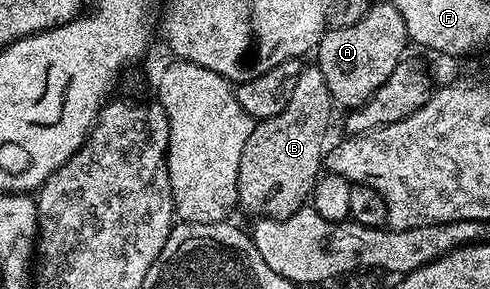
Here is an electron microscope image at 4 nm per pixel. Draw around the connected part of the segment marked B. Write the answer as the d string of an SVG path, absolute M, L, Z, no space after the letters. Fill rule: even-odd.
M317 65L303 66L296 77L296 89L292 89L292 98L276 117L268 117L255 122L248 141L245 142L244 153L241 154L238 185L238 203L240 207L253 217L264 219L287 219L292 217L301 207L307 206L314 194L320 176L324 171L324 156L328 151L326 134L330 131L330 114L336 111L336 104L328 89L328 81L324 81L324 73L320 73Z

